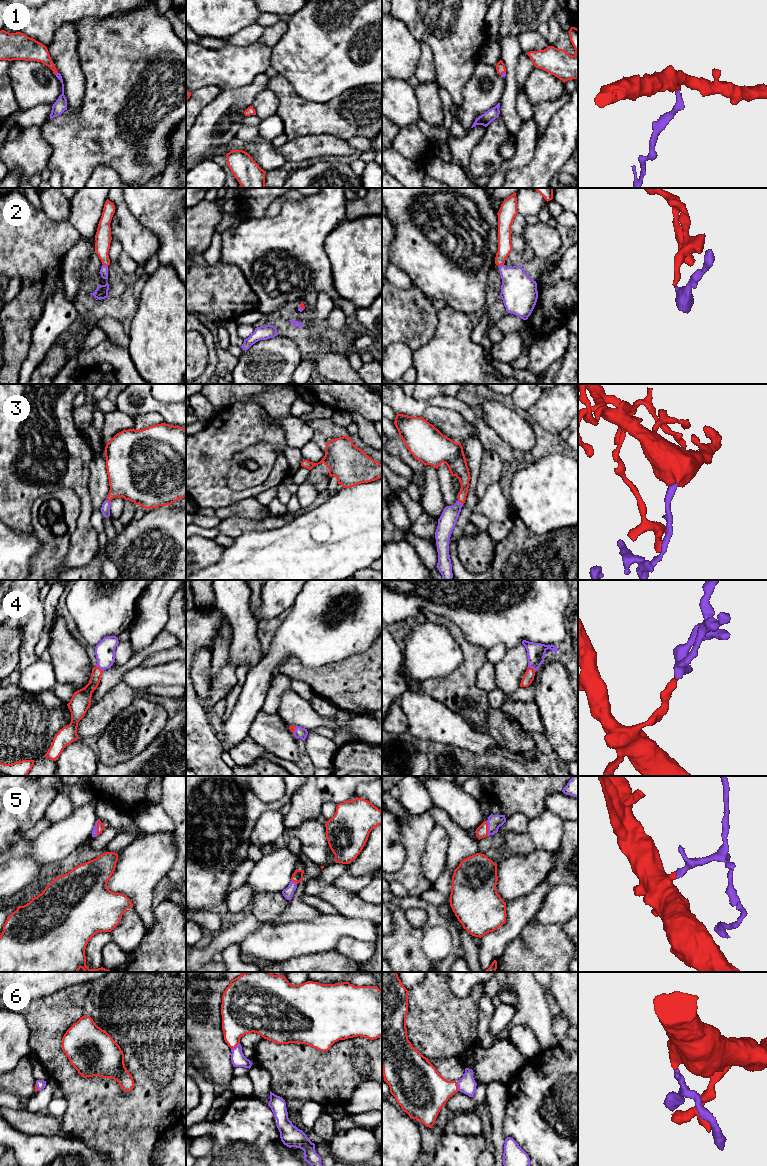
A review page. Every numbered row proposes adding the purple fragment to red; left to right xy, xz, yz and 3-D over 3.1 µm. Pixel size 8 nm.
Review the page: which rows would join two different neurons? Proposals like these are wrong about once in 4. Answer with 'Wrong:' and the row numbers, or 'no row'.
Wrong: no row

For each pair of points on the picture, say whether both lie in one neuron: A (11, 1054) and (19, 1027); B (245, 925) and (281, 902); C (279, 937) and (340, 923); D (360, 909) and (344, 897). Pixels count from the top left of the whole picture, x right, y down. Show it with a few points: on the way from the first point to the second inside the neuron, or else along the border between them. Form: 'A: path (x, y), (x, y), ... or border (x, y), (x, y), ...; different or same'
A: path (11, 1047), (12, 1034); same
B: border (248, 911), (262, 922); different
C: path (294, 937), (317, 936), (325, 930); same
D: path (356, 908), (348, 901); same

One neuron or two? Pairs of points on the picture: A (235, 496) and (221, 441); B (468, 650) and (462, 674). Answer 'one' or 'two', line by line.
A: one
B: one

